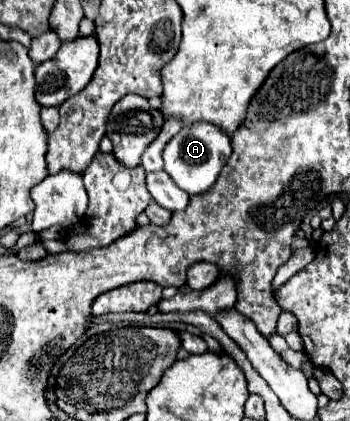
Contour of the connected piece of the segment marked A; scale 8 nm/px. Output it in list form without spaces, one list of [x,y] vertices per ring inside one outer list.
[[[196,121],[190,127],[182,129],[178,135],[174,135],[166,147],[164,147],[164,171],[174,179],[174,183],[184,189],[188,195],[198,195],[208,191],[214,181],[218,179],[222,167],[226,165],[228,157],[232,153],[230,137],[224,133],[224,129],[206,123],[206,121]]]

